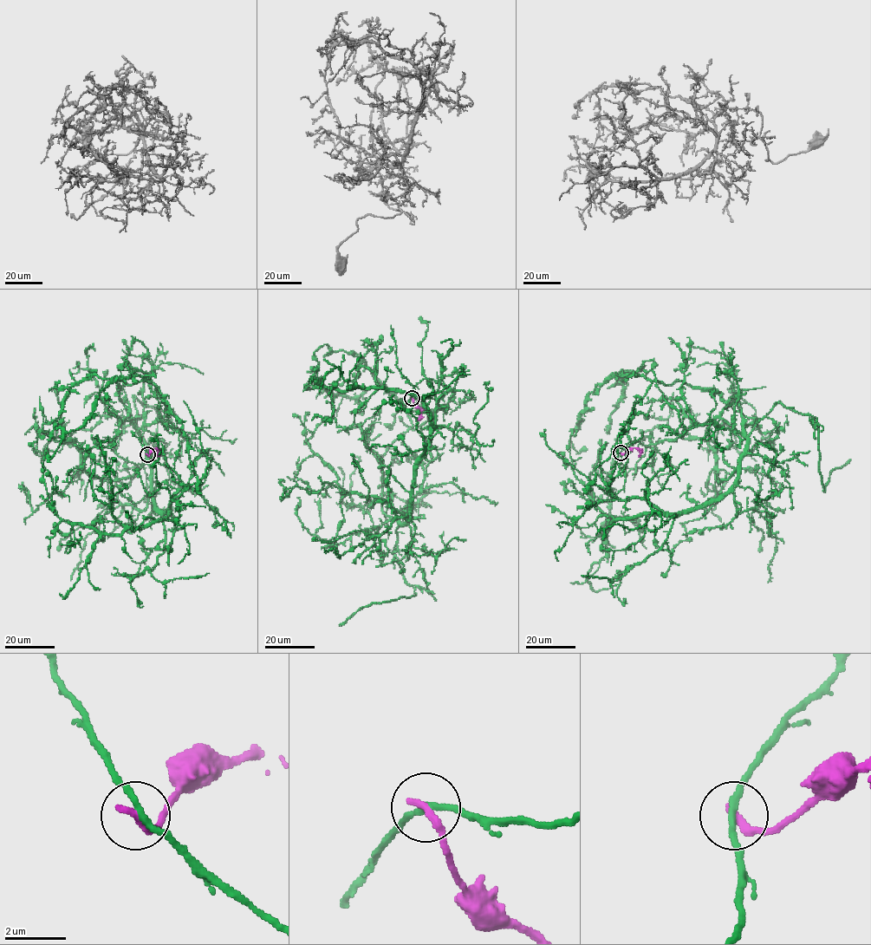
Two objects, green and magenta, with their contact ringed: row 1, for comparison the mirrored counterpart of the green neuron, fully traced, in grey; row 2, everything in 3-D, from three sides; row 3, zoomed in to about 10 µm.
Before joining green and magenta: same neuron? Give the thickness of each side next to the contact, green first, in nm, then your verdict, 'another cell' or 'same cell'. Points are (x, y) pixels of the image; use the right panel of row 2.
200/320 nm | another cell

